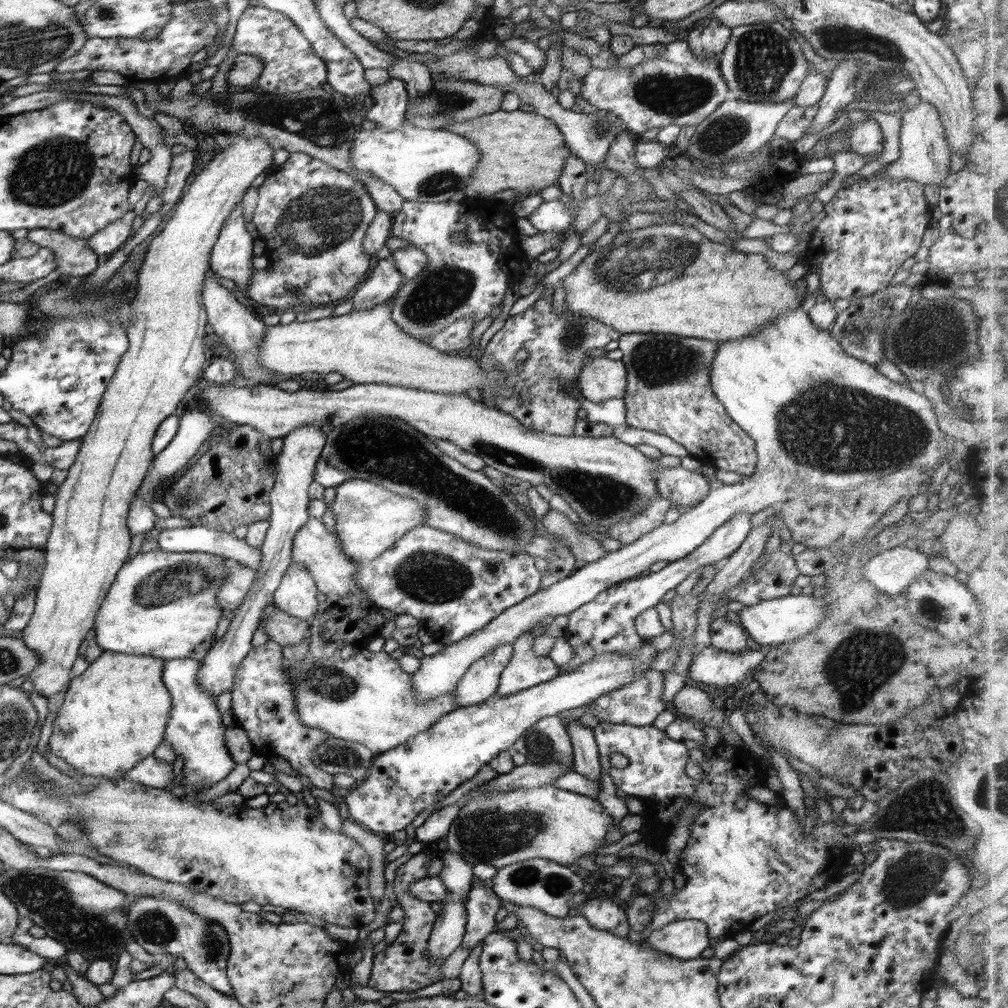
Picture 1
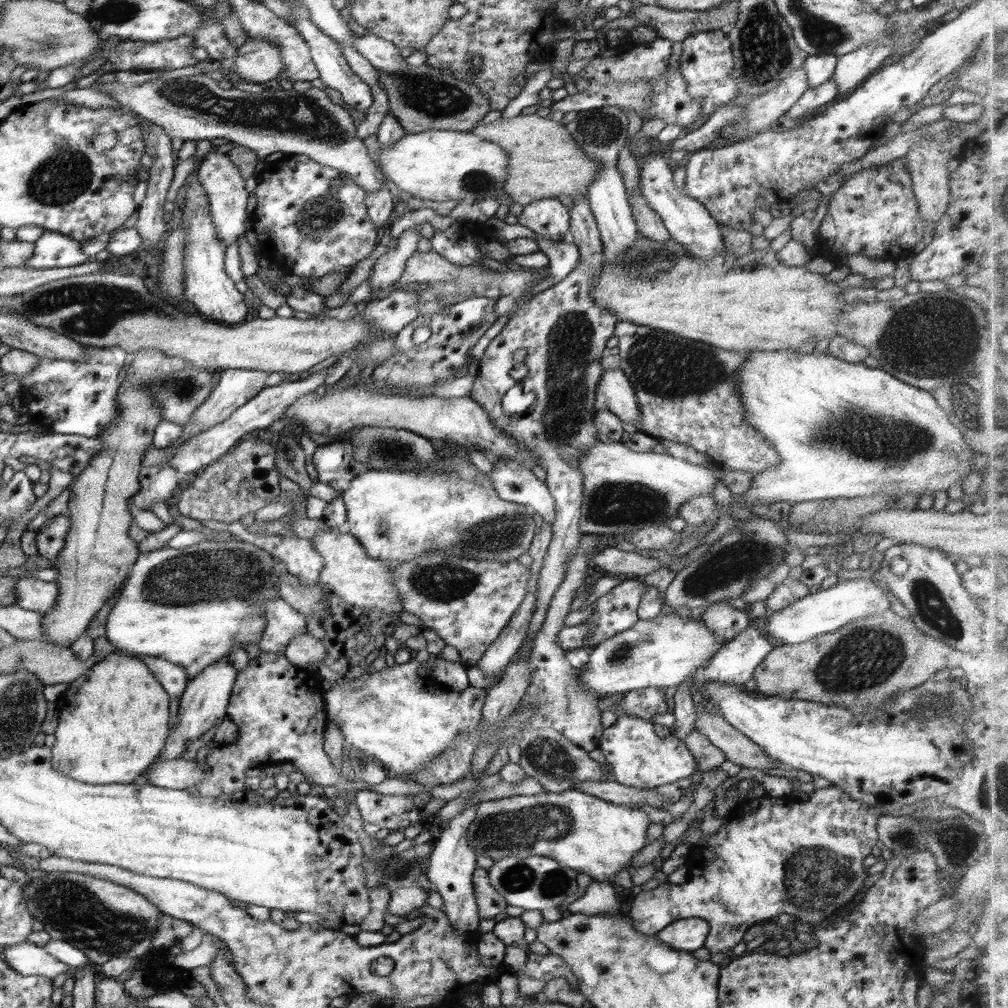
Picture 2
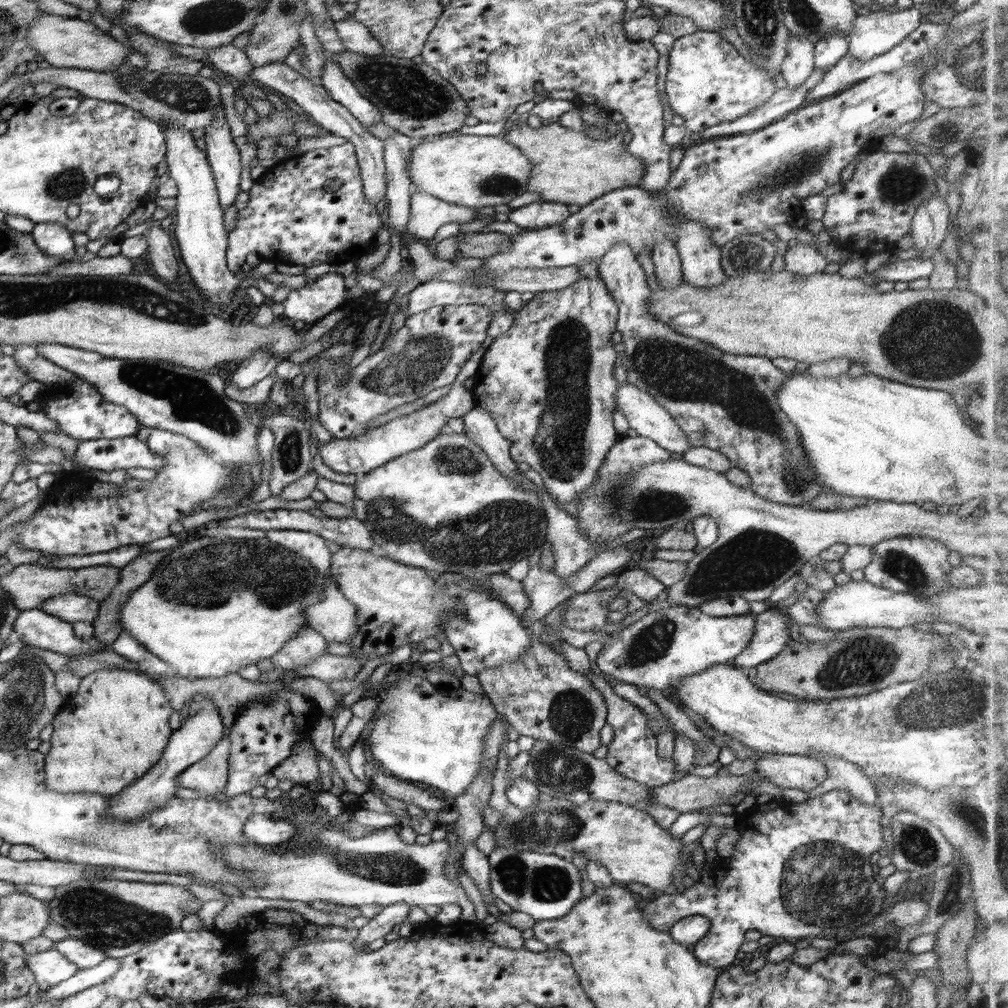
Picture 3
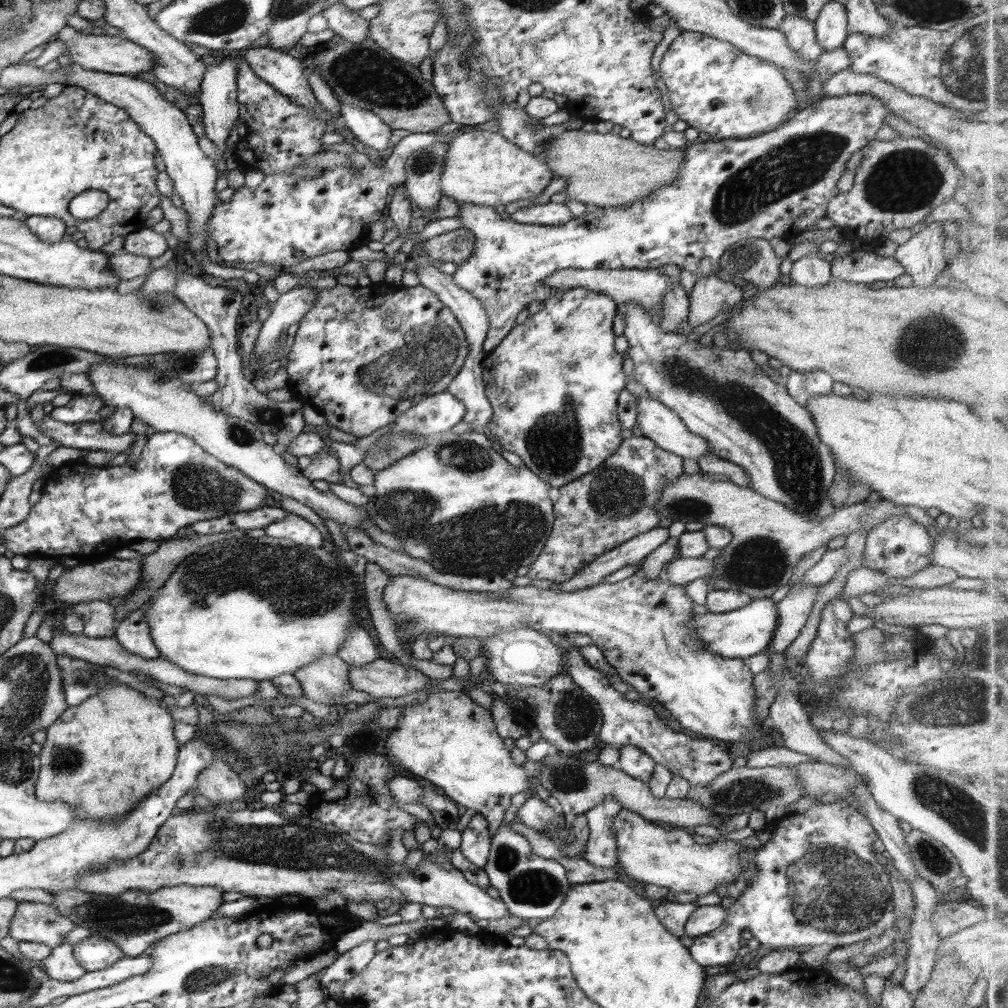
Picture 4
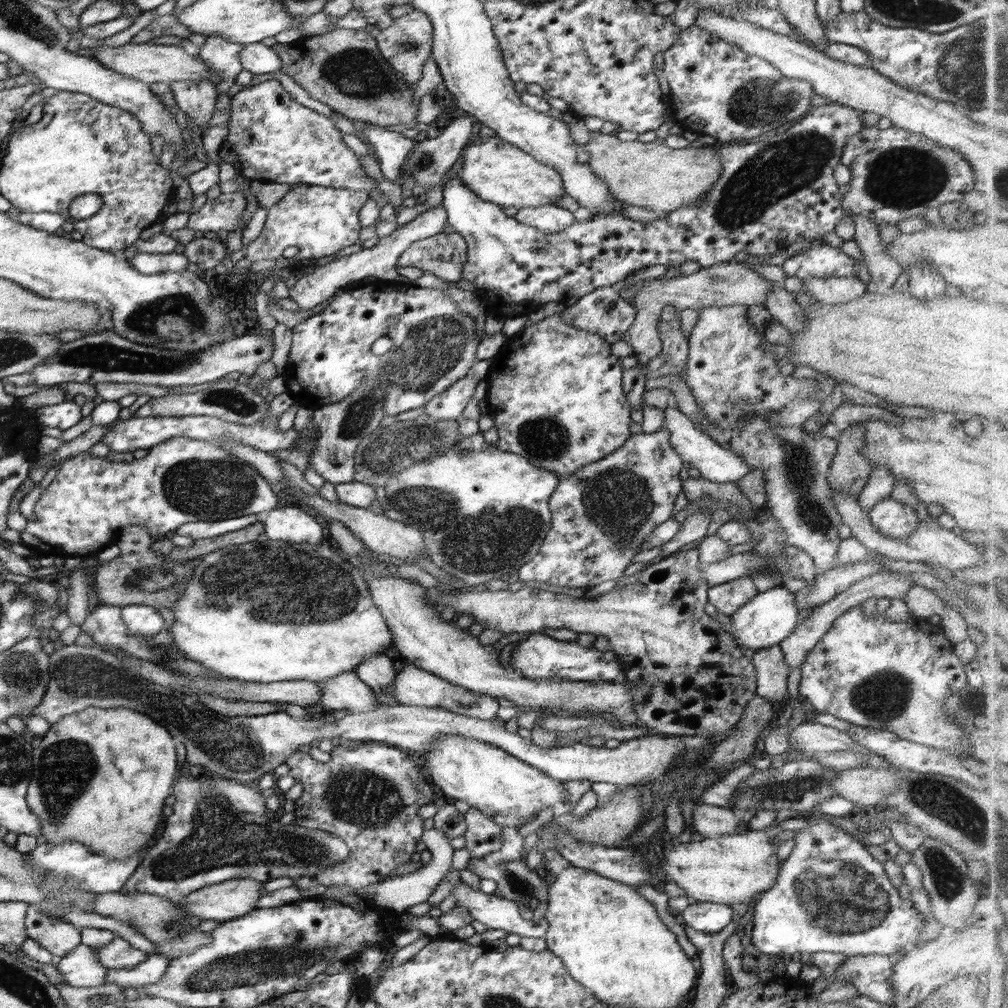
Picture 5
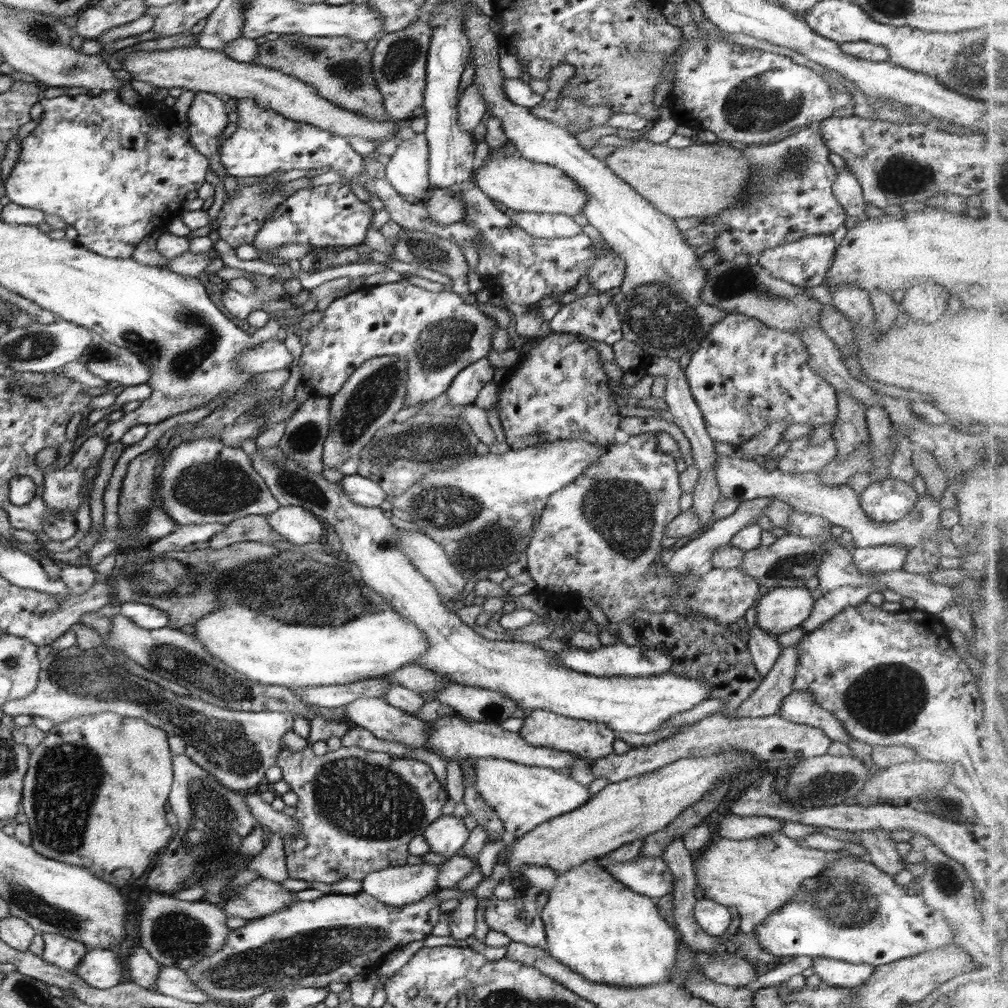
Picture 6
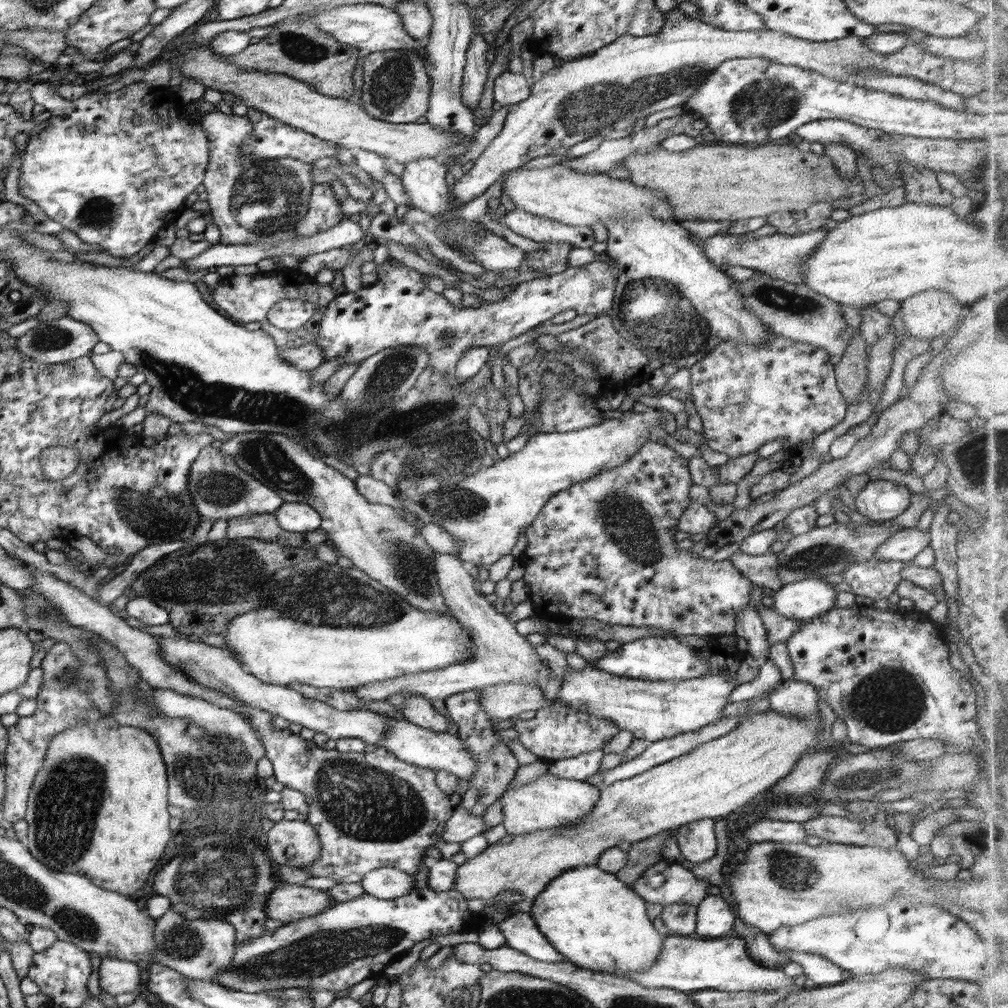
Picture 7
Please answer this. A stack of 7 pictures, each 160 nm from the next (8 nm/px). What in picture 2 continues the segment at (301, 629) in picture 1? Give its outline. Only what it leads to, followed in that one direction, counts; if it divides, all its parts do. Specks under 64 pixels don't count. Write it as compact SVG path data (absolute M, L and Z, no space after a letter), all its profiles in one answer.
M307 631L293 638L287 648L284 649L285 658L294 666L306 669L322 661L327 653L327 648L320 639L316 639Z

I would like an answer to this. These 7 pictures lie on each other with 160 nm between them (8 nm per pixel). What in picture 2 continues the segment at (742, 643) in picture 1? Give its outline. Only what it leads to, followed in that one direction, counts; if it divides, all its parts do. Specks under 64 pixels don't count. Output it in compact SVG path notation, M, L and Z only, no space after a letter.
M722 601L708 605L701 614L701 620L708 625L710 630L728 642L740 631L748 628L751 623L748 615L747 610L739 610L727 601Z

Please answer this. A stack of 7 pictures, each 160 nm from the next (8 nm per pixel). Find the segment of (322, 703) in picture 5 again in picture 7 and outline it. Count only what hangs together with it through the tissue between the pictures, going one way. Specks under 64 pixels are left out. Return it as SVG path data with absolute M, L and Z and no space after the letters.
M385 715L389 730L376 747L384 747L392 751L396 758L432 770L447 770L462 780L471 780L477 764L472 753L467 749L465 742L455 732L434 732L417 724L412 724L406 719L398 720Z

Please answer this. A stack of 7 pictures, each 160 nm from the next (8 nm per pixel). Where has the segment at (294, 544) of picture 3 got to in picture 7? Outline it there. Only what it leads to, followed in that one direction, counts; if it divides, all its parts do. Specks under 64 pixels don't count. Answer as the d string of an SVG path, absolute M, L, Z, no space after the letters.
M283 501L274 514L278 526L288 532L312 532L321 528L321 515L313 506L306 503Z

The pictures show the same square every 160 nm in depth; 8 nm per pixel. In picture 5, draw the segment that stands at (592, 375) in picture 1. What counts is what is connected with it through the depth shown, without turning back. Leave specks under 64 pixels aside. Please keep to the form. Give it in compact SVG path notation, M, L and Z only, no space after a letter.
M671 403L664 412L664 423L662 423L662 430L668 432L670 437L670 446L682 458L682 461L690 464L692 468L700 471L702 477L710 482L718 482L724 484L731 482L732 484L739 484L739 482L752 472L752 468L748 464L744 464L744 460L740 456L736 456L734 452L724 449L720 444L716 443L712 437L704 434L691 419L684 415L680 410Z

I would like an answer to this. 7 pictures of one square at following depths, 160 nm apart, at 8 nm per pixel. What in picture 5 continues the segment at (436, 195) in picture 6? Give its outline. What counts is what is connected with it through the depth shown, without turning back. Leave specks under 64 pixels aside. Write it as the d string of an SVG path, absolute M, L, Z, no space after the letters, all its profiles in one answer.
M442 205L431 206L411 222L398 227L389 236L380 237L380 241L371 248L363 248L354 254L335 258L330 263L317 267L311 274L298 279L296 284L289 288L289 298L299 304L300 312L302 312L324 302L324 300L339 292L343 287L360 285L370 279L399 281L401 275L396 271L396 266L404 250L417 240L442 233L447 222L447 212L442 208Z

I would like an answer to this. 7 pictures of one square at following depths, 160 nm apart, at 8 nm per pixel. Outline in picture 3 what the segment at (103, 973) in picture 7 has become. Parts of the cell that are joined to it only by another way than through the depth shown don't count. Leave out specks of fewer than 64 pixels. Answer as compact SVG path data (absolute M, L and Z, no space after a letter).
M54 948L38 954L27 954L25 959L28 968L35 975L35 982L38 983L40 990L67 981L80 969L64 953Z

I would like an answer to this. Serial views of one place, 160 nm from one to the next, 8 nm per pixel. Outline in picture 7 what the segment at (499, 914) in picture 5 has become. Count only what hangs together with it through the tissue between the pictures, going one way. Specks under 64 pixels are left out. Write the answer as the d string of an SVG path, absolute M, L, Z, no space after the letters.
M514 912L497 924L508 946L530 958L544 962L564 962L565 956L559 954L536 927L530 912Z

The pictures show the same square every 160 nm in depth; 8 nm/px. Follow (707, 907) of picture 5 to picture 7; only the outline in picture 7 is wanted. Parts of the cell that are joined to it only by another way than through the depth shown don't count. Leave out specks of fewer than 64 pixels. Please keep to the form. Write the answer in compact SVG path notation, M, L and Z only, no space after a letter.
M707 895L696 910L696 934L699 938L724 938L736 921L730 904L719 895Z

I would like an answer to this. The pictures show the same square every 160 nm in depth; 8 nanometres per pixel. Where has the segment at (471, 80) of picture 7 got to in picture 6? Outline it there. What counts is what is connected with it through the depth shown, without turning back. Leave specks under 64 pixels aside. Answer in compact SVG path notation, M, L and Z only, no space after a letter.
M473 82L464 88L458 101L458 120L461 127L467 131L478 126L478 123L486 116L487 102L479 91L479 86Z

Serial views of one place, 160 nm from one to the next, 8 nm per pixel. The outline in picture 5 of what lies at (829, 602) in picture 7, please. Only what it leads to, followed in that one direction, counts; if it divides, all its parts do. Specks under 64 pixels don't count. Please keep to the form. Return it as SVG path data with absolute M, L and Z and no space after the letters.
M778 586L753 596L744 606L741 606L732 617L732 627L726 630L741 646L757 650L779 645L798 626L799 606L795 594L786 587Z

